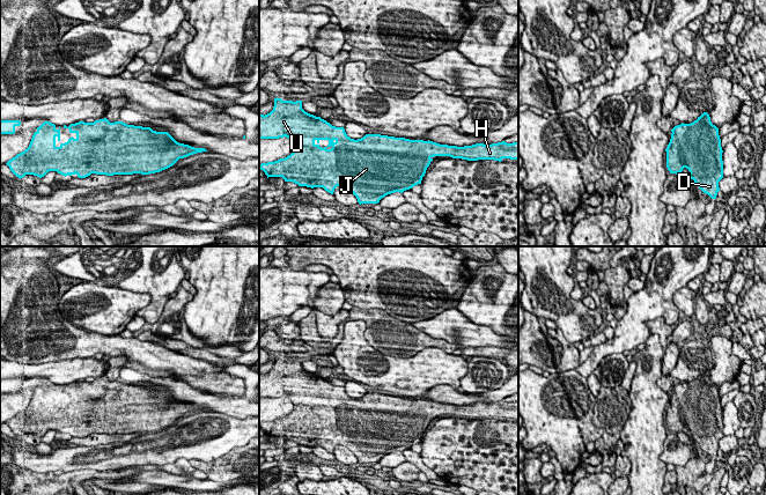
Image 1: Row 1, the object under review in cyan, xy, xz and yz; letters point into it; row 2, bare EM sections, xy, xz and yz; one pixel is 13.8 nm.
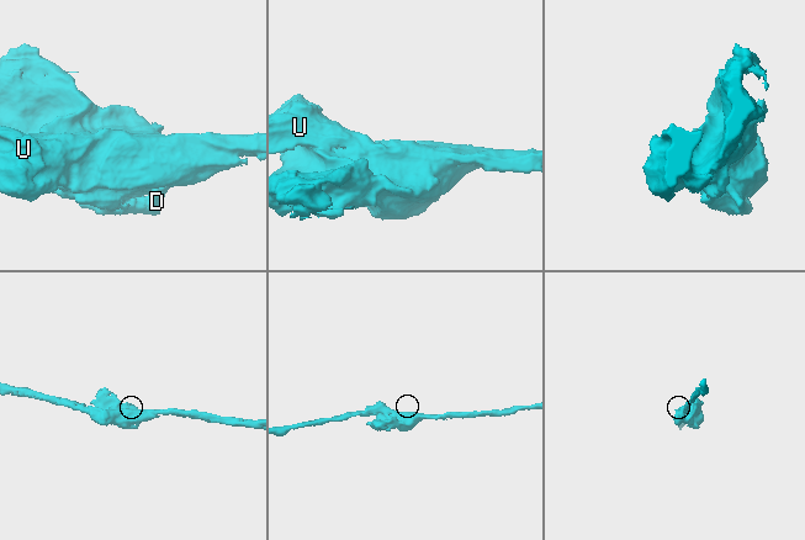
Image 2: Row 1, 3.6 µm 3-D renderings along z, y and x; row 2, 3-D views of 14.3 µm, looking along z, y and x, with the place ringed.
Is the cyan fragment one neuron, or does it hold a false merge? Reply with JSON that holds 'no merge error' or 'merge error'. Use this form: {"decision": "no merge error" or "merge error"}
{"decision": "no merge error"}

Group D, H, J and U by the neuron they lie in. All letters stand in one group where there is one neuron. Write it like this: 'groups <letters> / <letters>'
groups D H J U

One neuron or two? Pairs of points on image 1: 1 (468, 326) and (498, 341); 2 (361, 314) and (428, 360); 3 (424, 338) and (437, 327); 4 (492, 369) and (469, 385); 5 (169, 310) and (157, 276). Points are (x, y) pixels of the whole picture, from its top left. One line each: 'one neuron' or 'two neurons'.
1: one neuron
2: two neurons
3: two neurons
4: one neuron
5: two neurons

